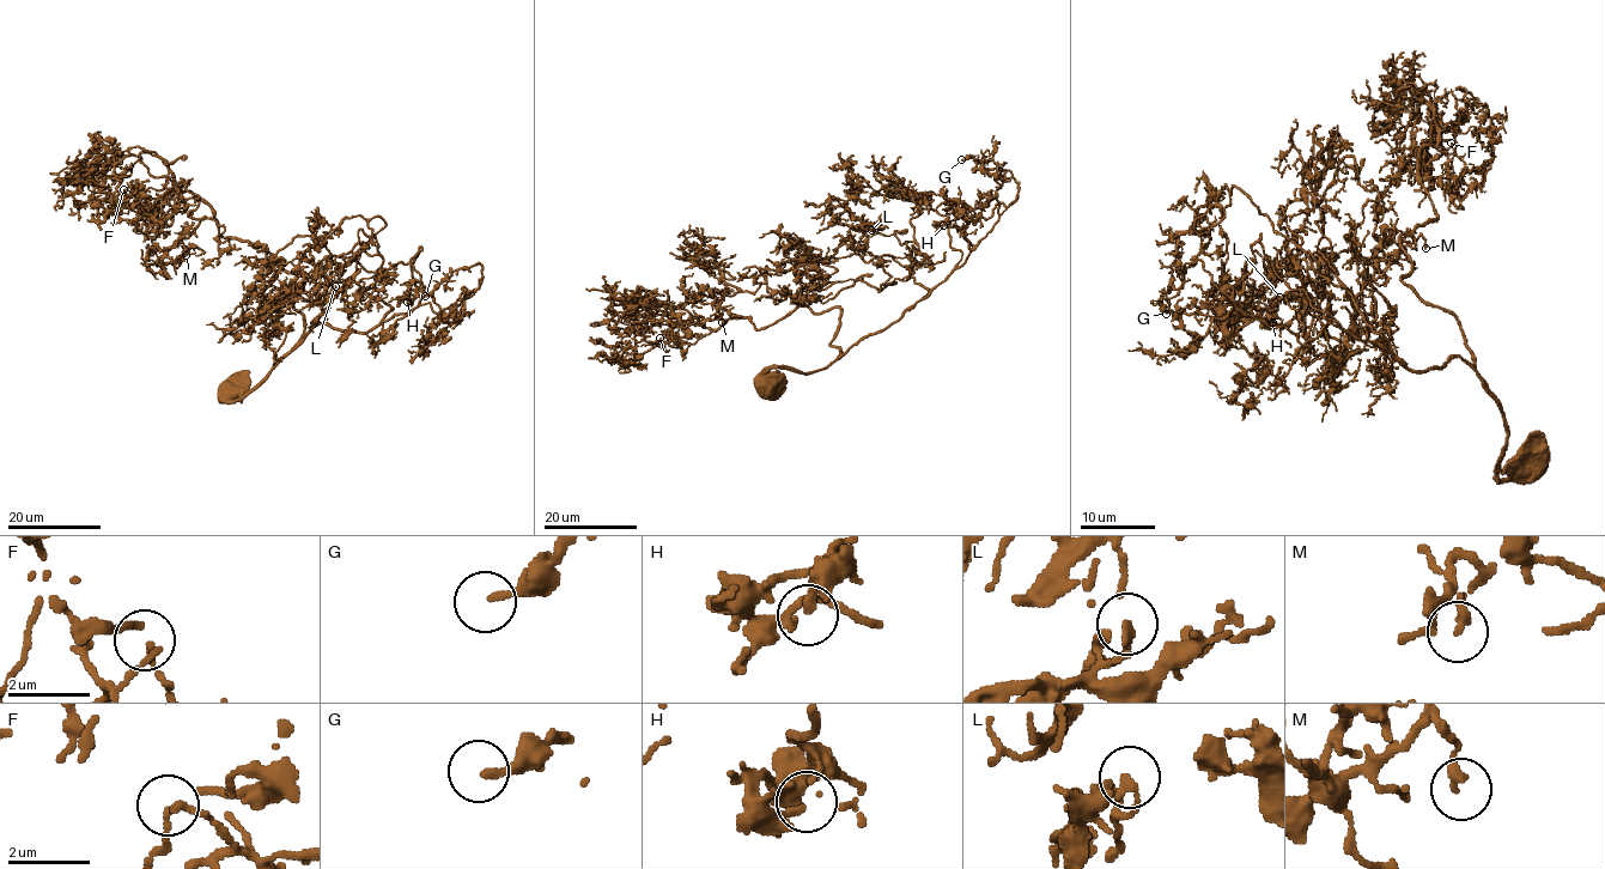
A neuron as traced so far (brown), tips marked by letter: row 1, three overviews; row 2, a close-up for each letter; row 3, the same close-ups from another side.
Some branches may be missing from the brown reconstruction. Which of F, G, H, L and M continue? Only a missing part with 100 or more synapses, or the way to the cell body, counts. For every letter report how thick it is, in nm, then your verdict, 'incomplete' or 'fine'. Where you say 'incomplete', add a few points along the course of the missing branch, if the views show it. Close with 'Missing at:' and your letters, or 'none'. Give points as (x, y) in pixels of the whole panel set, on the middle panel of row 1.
F: calibre 100 nm; fine
G: calibre 190 nm; fine
H: calibre 240 nm; fine
L: calibre 160 nm; fine
M: calibre 240 nm; fine
Missing at: none

